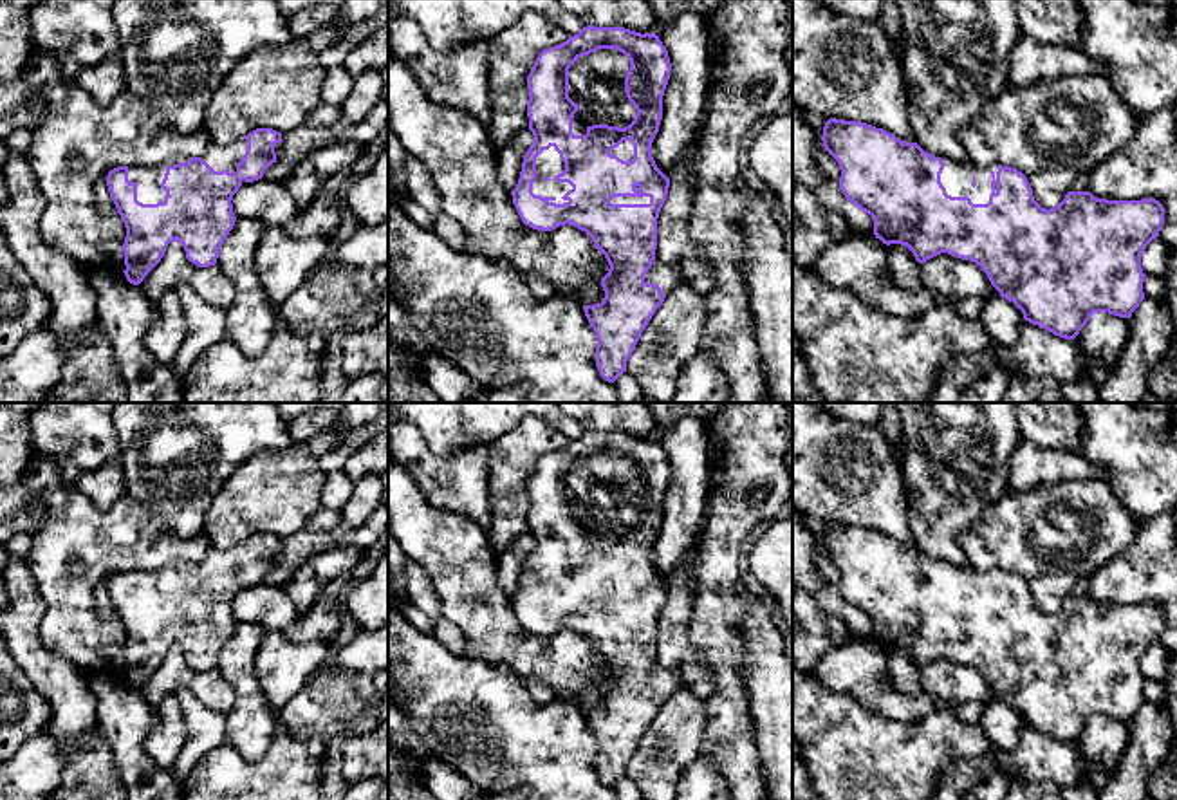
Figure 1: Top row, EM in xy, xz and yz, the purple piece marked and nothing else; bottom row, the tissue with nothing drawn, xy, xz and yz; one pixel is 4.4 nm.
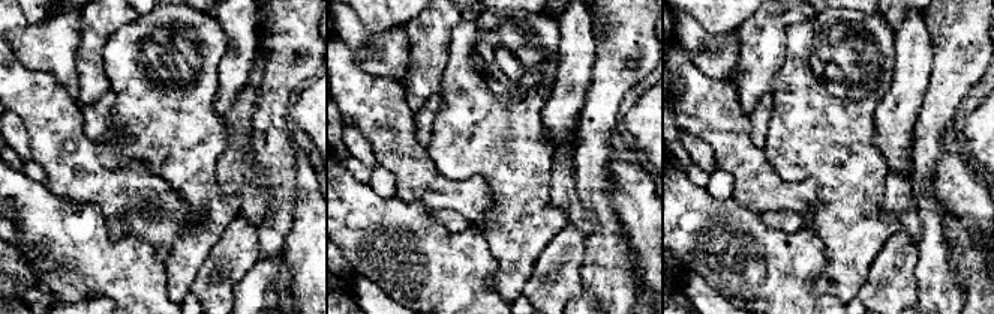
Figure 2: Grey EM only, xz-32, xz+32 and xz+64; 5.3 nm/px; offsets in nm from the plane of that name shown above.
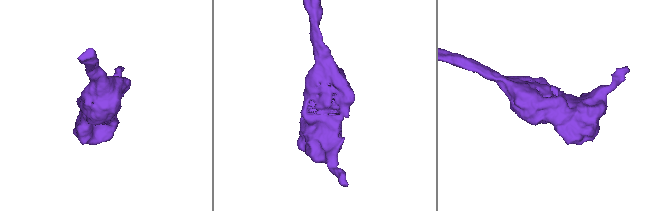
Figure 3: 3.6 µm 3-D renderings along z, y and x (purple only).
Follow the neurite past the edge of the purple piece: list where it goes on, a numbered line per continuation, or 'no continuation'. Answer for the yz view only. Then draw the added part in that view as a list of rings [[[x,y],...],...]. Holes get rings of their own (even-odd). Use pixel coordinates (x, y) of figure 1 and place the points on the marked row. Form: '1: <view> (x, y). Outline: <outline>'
1: yz (957, 177). Outline: [[[948,157],[941,173],[941,182],[951,197],[969,197],[973,204],[987,204],[989,195],[996,193],[998,164],[977,166],[971,161],[957,163]]]

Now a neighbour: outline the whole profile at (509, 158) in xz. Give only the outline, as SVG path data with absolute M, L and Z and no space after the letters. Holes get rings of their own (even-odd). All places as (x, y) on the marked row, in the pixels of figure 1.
M529 128L518 132L505 146L496 153L498 159L498 181L513 191L518 184L524 155L533 144L534 135Z

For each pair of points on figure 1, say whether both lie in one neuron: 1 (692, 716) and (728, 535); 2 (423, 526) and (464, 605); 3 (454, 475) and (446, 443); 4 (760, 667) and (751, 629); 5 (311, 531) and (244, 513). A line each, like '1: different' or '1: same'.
1: different
2: same
3: different
4: same
5: different

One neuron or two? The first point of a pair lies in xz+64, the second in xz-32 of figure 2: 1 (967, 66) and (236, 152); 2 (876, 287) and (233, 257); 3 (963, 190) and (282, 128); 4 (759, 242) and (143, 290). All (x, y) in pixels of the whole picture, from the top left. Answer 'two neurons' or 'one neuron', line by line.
1: two neurons
2: one neuron
3: two neurons
4: one neuron

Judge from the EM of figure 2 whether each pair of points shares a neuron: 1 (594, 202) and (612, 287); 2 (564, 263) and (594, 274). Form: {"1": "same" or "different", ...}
{"1": "same", "2": "different"}

